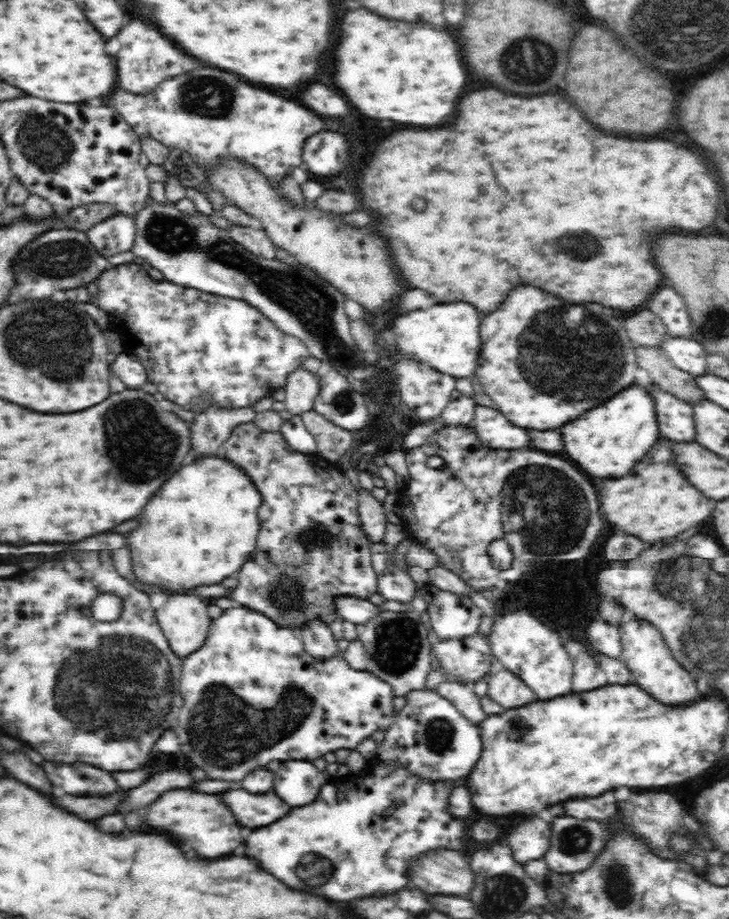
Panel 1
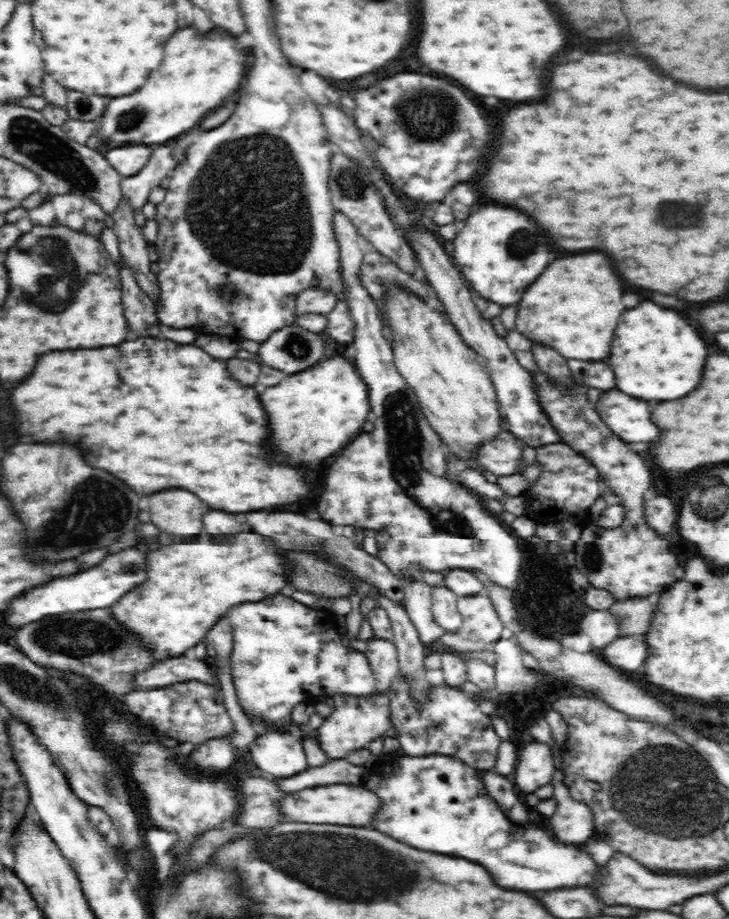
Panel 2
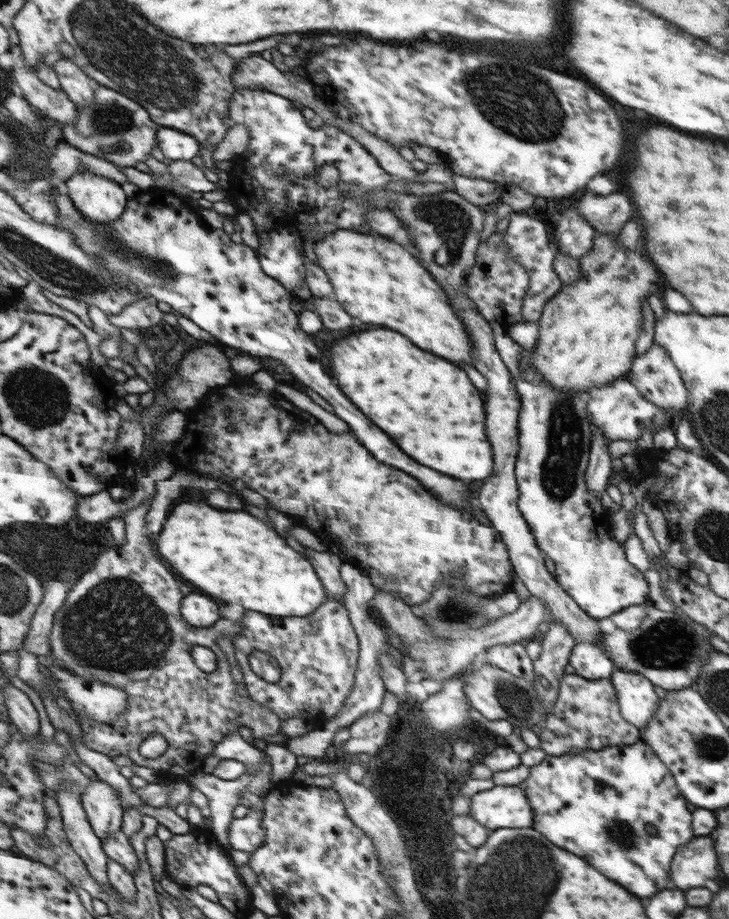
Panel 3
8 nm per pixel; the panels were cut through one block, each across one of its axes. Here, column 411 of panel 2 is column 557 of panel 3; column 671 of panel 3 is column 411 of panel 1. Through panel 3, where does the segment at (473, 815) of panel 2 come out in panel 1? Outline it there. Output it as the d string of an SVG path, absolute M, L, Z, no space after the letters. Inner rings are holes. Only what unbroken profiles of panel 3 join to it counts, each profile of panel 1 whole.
M394 770L394 778L378 782L368 772L358 772L349 777L327 782L320 790L316 802L294 808L284 820L266 828L254 830L244 842L244 856L252 856L264 872L272 872L288 888L304 888L304 892L320 892L328 900L354 900L358 894L388 894L400 888L410 888L406 880L406 860L426 850L462 846L464 822L448 818L446 810L450 784L420 784L419 778L408 778L404 772ZM328 860L332 860L332 878L328 878Z

